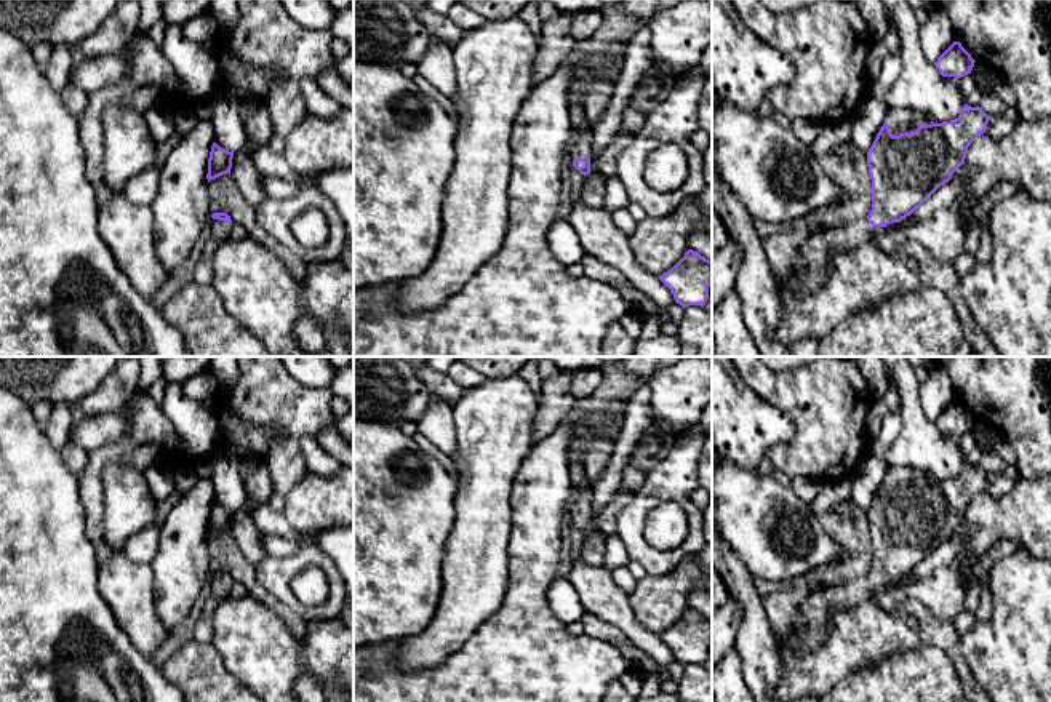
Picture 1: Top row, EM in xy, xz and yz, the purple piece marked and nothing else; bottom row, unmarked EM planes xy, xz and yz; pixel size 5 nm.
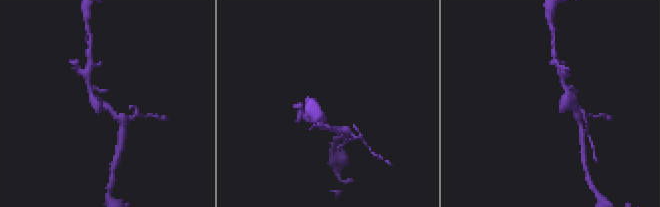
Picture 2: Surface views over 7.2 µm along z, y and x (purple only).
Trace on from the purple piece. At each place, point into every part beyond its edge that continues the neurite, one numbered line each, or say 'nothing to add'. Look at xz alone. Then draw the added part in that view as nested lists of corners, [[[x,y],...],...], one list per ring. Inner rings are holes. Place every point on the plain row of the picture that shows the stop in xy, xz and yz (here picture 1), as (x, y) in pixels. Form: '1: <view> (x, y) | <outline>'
1: xz (581, 504) | [[[590,486],[579,488],[581,493],[574,496],[568,505],[573,518],[589,515],[592,512],[592,491]]]

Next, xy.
1: xy (219, 587) | [[[213,577],[213,584],[211,584],[211,593],[219,600],[227,600],[229,598],[229,590],[230,590],[230,582],[219,579],[219,577]]]

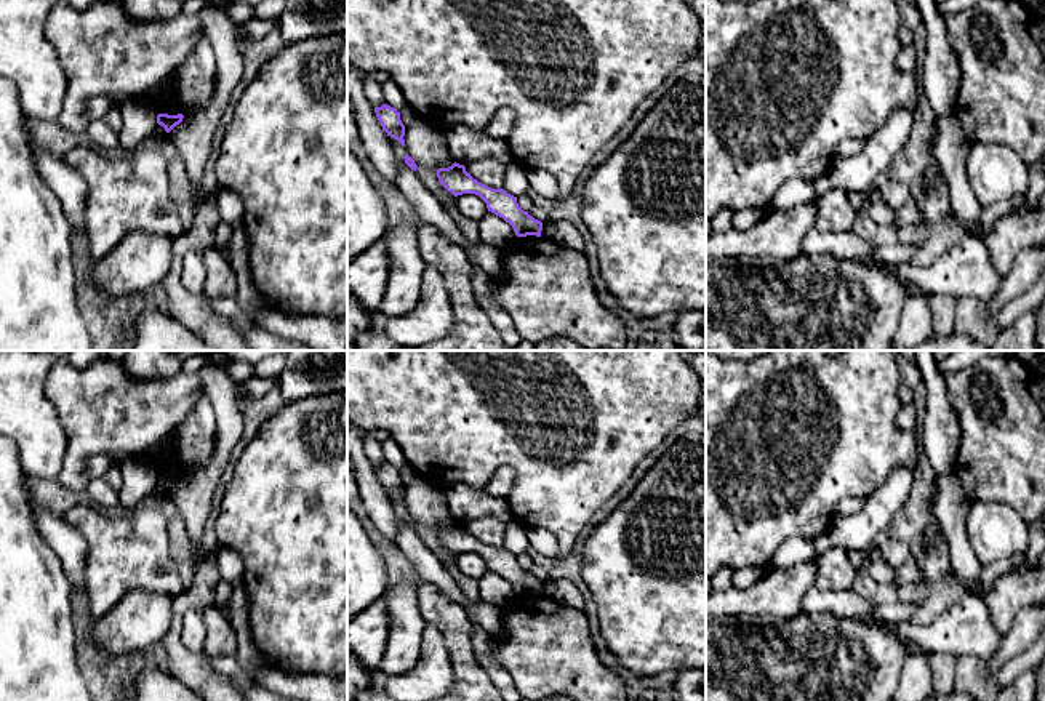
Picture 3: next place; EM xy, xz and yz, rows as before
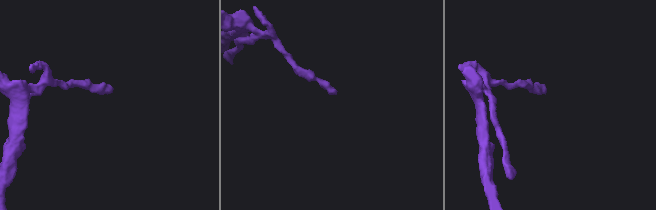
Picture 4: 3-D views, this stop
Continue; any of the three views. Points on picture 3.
nothing to add

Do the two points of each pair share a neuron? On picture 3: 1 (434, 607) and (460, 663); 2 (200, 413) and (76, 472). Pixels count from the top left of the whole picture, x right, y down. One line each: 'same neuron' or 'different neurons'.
1: same neuron
2: different neurons

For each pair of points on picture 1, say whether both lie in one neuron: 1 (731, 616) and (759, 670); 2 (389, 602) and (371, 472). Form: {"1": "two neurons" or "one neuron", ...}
{"1": "two neurons", "2": "one neuron"}

